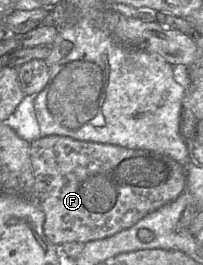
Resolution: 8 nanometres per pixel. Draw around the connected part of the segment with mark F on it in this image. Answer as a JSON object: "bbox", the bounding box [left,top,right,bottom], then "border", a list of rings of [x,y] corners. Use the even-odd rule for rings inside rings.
{"bbox":[30,136,186,246],"border":[[[44,136],[30,143],[34,202],[45,214],[43,231],[56,246],[112,236],[174,201],[186,190],[186,167],[168,155],[117,145]]]}

